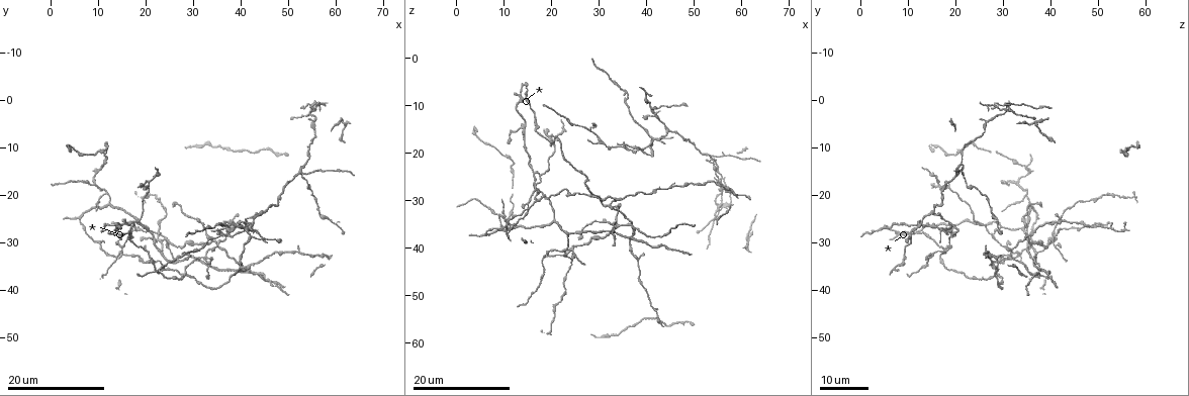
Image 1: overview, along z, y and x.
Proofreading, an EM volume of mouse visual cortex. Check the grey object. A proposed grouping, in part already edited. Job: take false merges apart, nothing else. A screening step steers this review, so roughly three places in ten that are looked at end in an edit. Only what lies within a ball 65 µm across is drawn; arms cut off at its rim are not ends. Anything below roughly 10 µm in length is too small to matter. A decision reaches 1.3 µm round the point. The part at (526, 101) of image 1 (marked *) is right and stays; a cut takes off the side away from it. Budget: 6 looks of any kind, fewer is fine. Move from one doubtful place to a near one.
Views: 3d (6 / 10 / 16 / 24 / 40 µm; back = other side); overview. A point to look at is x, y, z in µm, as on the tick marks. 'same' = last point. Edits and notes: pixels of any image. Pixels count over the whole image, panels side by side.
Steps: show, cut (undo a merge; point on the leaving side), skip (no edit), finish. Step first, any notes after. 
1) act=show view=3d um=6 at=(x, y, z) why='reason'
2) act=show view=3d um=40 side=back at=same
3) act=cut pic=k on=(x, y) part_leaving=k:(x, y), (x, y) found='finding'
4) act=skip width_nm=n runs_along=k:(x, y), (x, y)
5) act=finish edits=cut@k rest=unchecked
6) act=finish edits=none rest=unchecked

act=show view=3d um=16 at=(9.5, 15.5, 35.0) why='three-way junction'

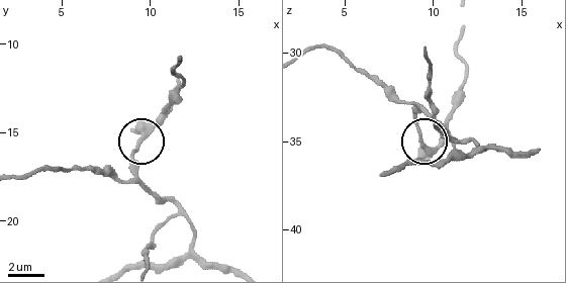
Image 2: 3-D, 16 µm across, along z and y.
act=show view=3d um=6 at=(9.5, 15.4, 35.1)

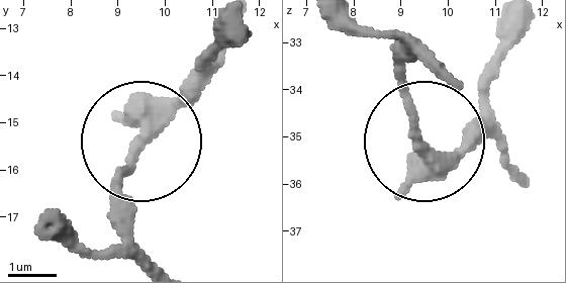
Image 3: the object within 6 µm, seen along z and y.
act=skip width_nm=280 found='all the same neuron'

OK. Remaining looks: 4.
act=show view=3d um=16 at=(11.5, 10.0, 21.5) why='sudden change in width'

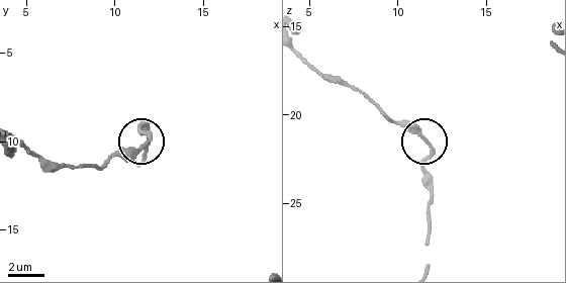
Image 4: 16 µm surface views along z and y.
act=show view=3d um=6 at=(11.7, 10.3, 21.4)

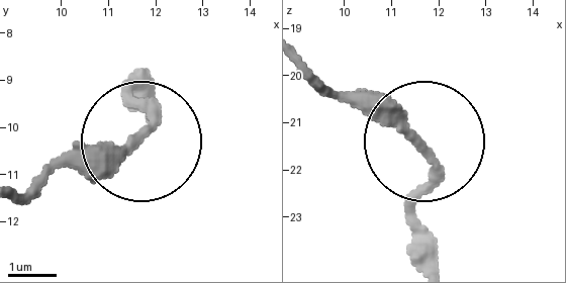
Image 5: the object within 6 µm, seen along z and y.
act=show view=3d um=6 side=back at=(11.60, 10.25, 21.50)

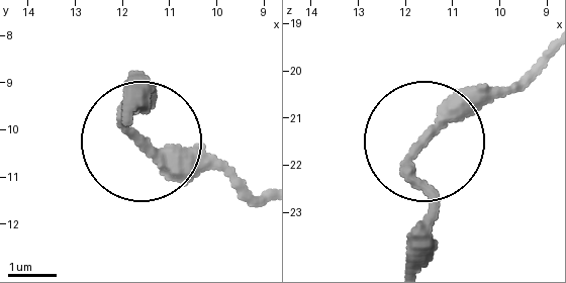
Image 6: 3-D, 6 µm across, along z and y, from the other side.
act=skip found='all the same neuron'

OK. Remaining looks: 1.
act=finish edits=none rest=unchecked

